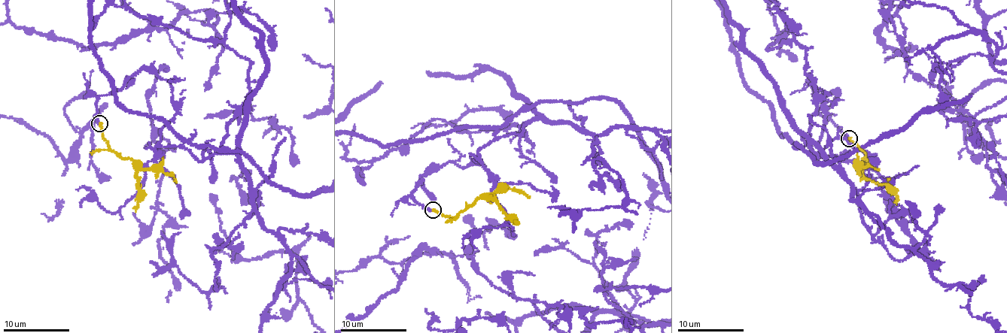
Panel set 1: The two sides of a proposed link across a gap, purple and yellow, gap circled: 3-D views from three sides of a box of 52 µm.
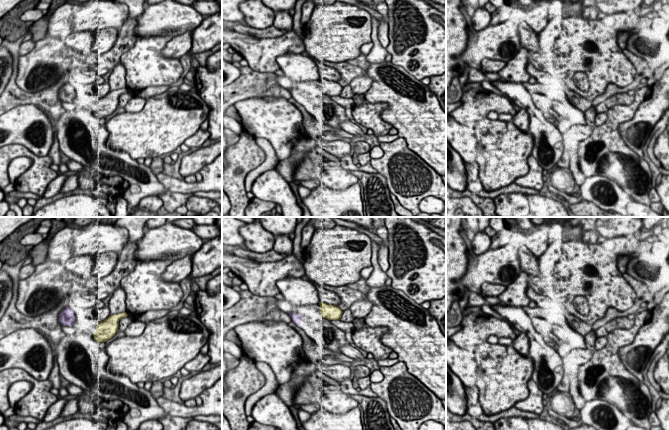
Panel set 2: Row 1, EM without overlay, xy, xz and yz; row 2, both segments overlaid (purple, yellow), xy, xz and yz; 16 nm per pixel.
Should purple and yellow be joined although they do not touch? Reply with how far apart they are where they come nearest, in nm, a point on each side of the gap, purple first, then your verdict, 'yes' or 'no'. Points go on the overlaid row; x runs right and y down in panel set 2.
320 nm | xz (301, 317), (320, 311) | no

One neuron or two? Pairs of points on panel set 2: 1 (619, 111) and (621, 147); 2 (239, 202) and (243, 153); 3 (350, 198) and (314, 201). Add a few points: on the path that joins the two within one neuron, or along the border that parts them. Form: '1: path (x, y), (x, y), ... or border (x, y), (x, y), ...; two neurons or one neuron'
1: path (614, 120), (614, 138); one neuron
2: path (239, 190), (239, 178), (243, 174), (243, 165); one neuron
3: path (341, 201), (323, 201); one neuron

